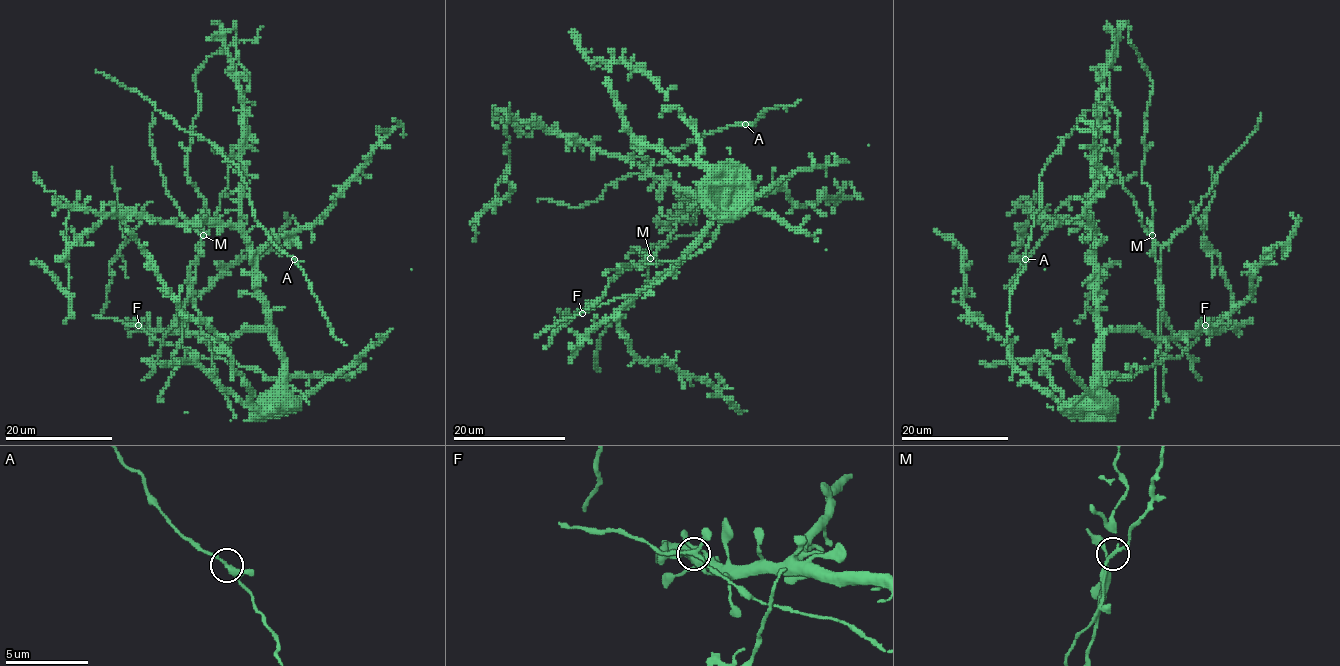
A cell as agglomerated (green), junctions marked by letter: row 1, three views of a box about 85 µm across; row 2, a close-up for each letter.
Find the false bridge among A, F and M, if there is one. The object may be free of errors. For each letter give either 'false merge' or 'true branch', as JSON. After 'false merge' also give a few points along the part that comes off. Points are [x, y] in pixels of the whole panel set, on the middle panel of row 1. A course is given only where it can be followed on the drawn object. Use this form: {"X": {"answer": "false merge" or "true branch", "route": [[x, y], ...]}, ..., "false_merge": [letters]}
{"A": {"answer": "true branch"}, "F": {"answer": "true branch"}, "M": {"answer": "false merge"}, "false_merge": ["M"]}

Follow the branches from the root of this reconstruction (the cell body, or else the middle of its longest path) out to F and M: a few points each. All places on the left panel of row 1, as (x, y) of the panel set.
F: (276, 408), (270, 393), (284, 383), (226, 359), (202, 358), (185, 347), (156, 340), (138, 325)
M: (276, 408), (283, 351), (239, 211), (246, 92), (241, 151), (203, 235)

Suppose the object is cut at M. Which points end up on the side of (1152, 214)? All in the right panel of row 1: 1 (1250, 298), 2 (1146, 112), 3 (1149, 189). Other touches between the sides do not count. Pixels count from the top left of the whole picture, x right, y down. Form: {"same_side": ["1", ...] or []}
{"same_side": ["1", "2", "3"]}

